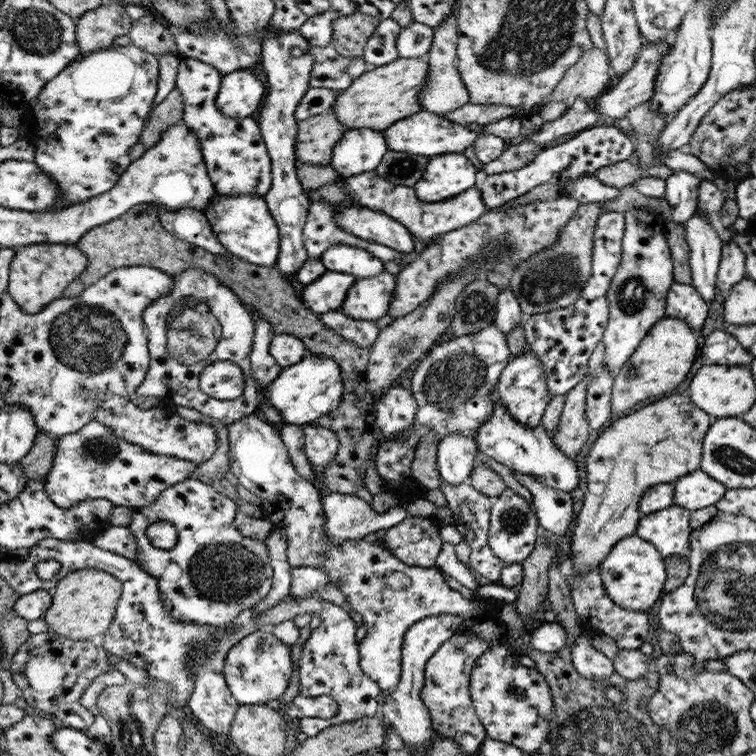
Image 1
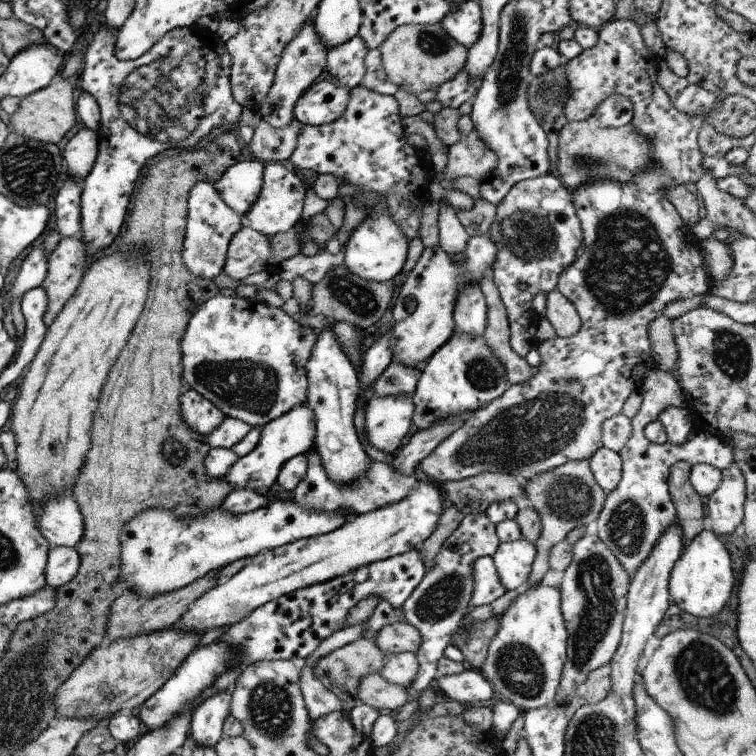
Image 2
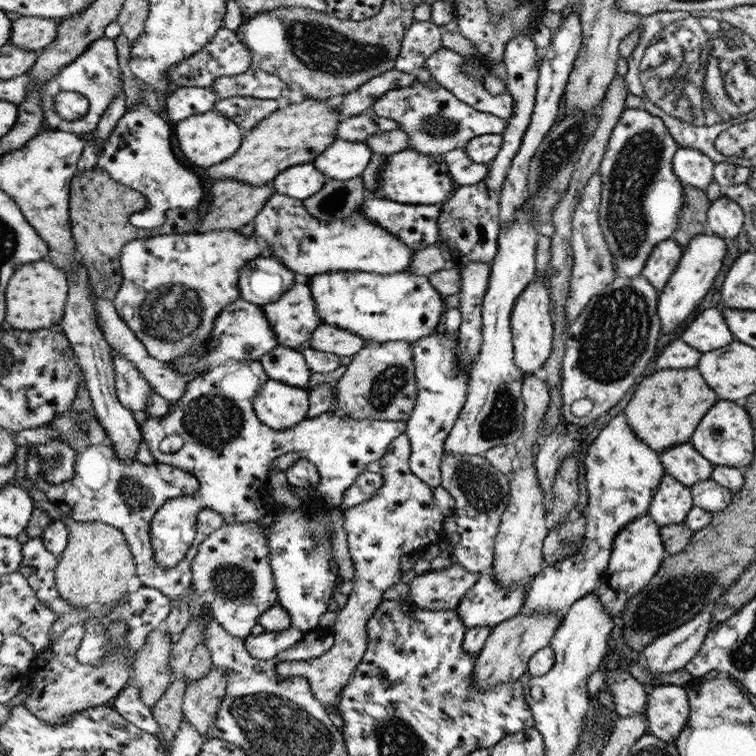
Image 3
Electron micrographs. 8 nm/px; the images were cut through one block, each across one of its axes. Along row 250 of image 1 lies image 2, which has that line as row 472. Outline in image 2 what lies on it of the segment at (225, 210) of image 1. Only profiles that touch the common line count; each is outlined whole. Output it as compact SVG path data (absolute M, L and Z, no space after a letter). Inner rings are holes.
M306 403L300 404L294 410L290 410L287 414L262 427L258 446L250 454L239 457L224 474L224 480L228 484L232 484L235 489L240 490L257 491L260 488L270 488L277 482L282 466L288 460L314 448L315 435L314 412L312 412L312 408L306 406Z

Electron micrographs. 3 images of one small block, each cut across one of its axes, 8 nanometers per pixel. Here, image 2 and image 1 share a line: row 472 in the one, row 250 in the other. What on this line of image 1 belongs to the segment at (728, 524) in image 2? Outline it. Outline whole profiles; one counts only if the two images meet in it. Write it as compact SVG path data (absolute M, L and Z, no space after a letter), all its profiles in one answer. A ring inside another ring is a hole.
M734 239L722 248L719 269L717 272L716 287L724 295L734 288L734 284L745 279L746 258Z

